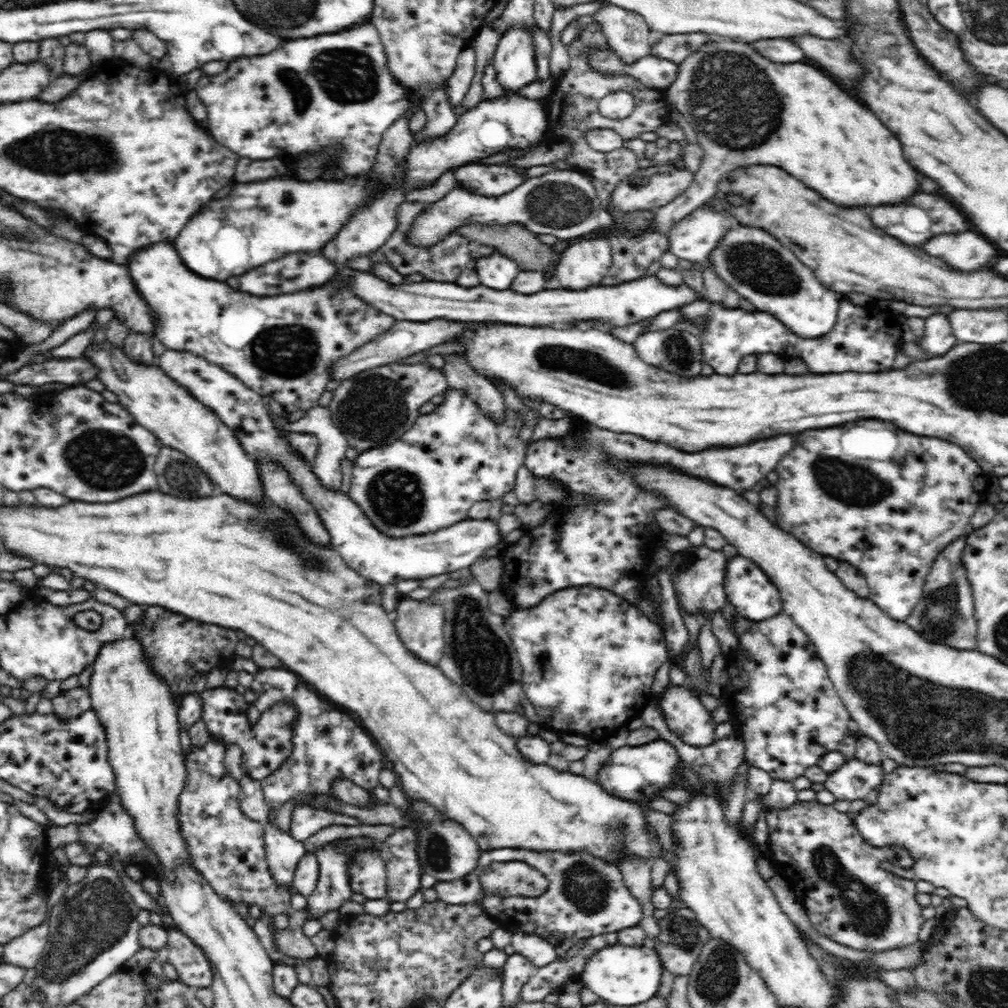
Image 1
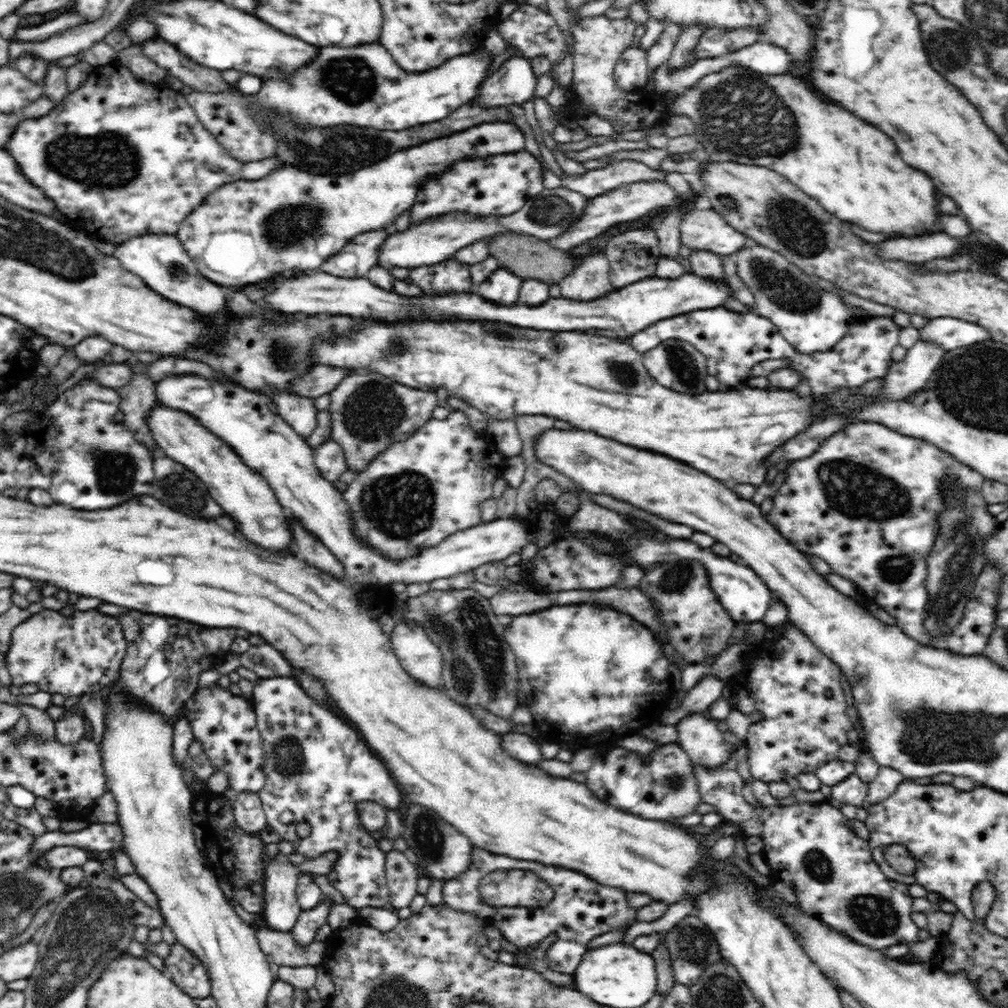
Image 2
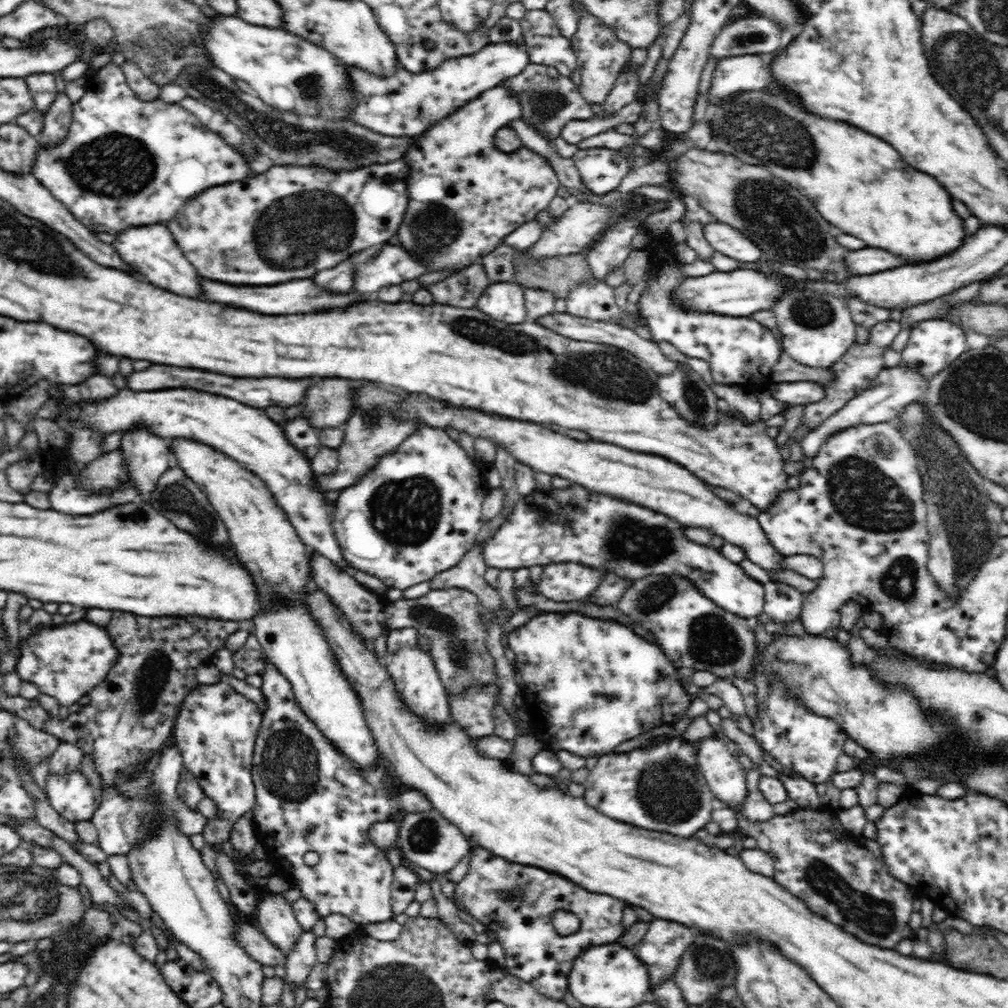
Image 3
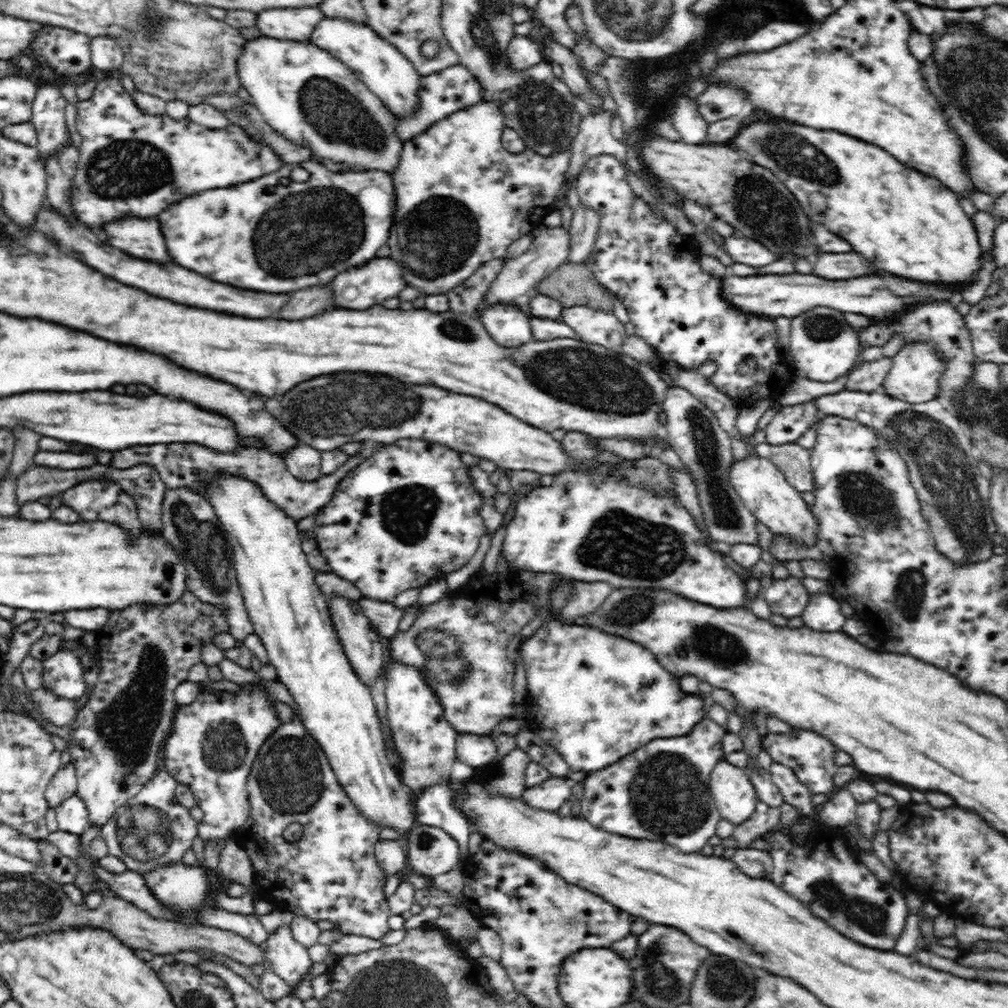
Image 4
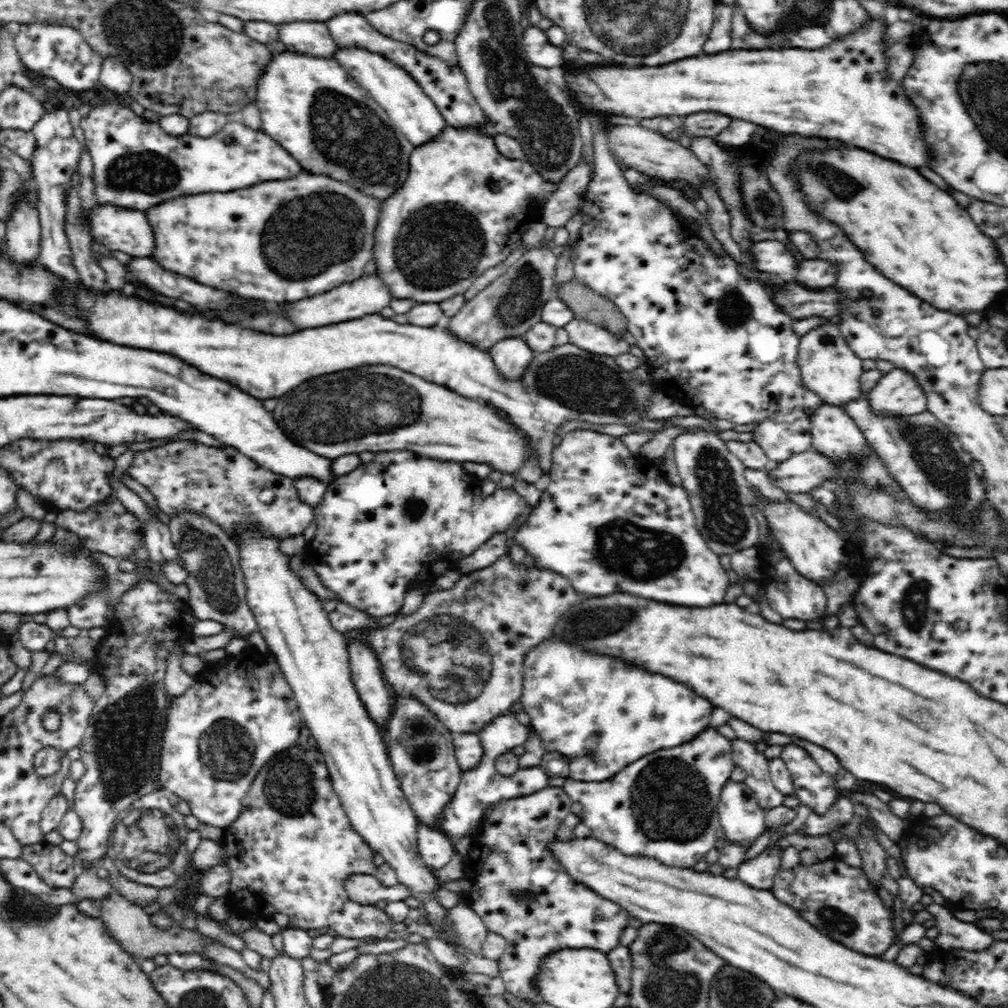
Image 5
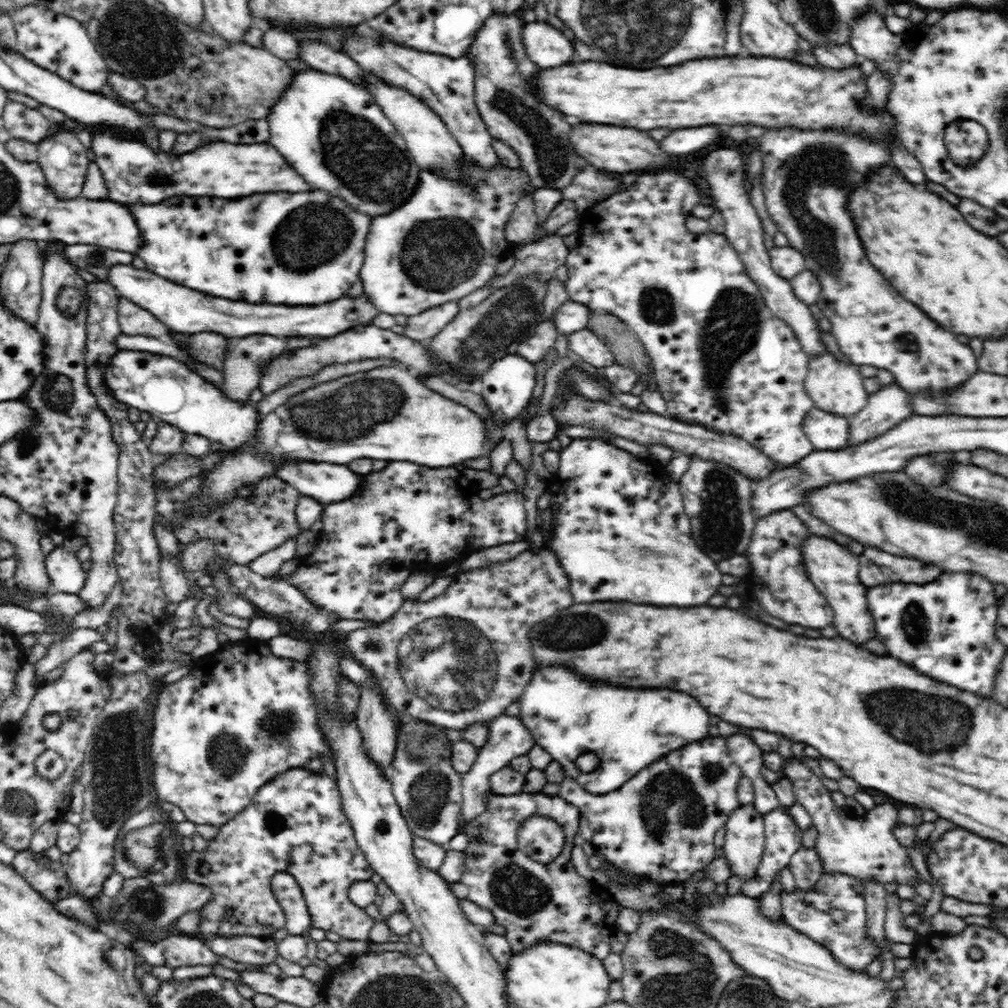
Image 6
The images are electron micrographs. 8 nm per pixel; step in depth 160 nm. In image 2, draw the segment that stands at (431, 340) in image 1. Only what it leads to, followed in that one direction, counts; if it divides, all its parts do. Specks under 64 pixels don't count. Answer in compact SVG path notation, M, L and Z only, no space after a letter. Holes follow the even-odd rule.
M314 366L310 372L306 372L306 376L293 380L293 392L301 394L302 397L314 399L325 394L330 395L330 392L333 392L348 374L352 374L352 372L342 370L342 368Z

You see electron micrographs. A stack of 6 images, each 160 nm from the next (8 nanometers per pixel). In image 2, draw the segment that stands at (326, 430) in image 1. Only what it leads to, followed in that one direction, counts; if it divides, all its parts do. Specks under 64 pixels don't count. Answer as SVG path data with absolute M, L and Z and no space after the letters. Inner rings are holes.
M332 439L313 448L313 457L321 476L331 483L347 470L343 448Z

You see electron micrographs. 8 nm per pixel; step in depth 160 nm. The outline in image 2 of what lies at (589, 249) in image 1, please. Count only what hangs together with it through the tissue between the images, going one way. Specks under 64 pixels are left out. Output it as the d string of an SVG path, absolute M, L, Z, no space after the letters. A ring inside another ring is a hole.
M604 254L586 256L578 268L571 270L570 276L560 280L561 296L568 300L596 300L606 296L615 290L609 272L609 260L604 258Z

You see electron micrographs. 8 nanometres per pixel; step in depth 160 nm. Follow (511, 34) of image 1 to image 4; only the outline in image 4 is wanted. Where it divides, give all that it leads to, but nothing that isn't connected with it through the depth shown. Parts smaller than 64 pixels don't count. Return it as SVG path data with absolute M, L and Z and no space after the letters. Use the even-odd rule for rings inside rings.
M482 100L466 109L453 112L445 119L429 126L422 134L403 141L400 163L398 170L394 172L393 178L397 203L387 244L388 248L391 248L390 257L398 262L400 268L402 268L402 278L408 285L419 288L425 296L430 296L430 294L446 294L448 290L460 286L466 278L470 278L482 264L487 264L487 262L494 259L504 259L506 252L508 252L508 246L514 240L522 238L524 234L529 232L532 233L532 230L538 228L538 226L544 226L542 223L544 216L550 214L552 205L561 196L562 188L565 184L565 172L568 170L572 154L570 148L566 147L562 151L558 151L555 156L550 156L549 158L536 154L531 148L526 148L524 152L518 152L518 155L508 152L501 143L503 129L506 126L504 124L504 117L500 113L500 107L499 102Z

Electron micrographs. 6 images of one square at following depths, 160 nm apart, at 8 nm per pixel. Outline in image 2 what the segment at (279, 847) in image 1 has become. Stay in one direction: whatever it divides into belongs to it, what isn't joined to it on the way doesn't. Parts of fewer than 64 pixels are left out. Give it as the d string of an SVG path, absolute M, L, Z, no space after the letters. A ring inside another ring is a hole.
M279 854L276 858L268 860L265 866L264 893L262 920L266 922L267 928L280 932L291 932L303 912L297 902L297 881L300 876L298 865L288 862L288 856Z

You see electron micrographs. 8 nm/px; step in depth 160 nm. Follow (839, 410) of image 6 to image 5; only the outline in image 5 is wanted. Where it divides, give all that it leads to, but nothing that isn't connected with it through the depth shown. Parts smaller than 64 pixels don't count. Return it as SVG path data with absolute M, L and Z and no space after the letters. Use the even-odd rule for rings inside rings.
M824 319L822 326L801 336L797 364L804 387L818 395L824 404L842 407L851 401L864 398L860 387L860 378L865 372L862 361L842 336L838 324Z

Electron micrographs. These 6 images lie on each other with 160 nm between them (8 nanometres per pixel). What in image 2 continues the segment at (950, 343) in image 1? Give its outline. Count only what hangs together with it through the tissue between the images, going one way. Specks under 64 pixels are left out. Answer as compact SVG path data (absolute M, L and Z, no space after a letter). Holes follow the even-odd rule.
M918 340L907 350L902 361L896 361L890 366L880 390L882 397L903 400L912 393L923 391L936 368L942 365L944 353L941 346Z

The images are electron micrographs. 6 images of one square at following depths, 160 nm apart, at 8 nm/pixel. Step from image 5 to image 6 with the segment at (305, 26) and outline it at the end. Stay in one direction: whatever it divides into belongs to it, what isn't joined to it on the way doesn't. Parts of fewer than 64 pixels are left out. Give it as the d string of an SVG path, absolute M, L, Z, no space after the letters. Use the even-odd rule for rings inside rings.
M314 40L314 42L299 42L300 54L298 58L303 60L314 70L325 72L326 74L335 74L336 76L344 76L350 82L363 86L364 71L356 62L352 62L346 54L334 52L325 42Z

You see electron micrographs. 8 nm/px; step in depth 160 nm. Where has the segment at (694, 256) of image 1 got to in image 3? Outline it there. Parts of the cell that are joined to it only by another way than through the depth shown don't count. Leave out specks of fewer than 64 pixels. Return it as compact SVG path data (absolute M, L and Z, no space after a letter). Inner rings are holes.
M718 221L702 225L704 237L712 248L722 252L734 260L750 263L765 258L762 249L756 243L746 238L739 230Z

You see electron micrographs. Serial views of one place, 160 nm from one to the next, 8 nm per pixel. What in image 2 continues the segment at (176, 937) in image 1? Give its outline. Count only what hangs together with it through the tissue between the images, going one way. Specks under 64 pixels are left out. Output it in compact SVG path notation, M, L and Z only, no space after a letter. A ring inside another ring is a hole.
M175 942L164 959L168 977L195 1000L211 995L211 981L205 966L185 946Z

